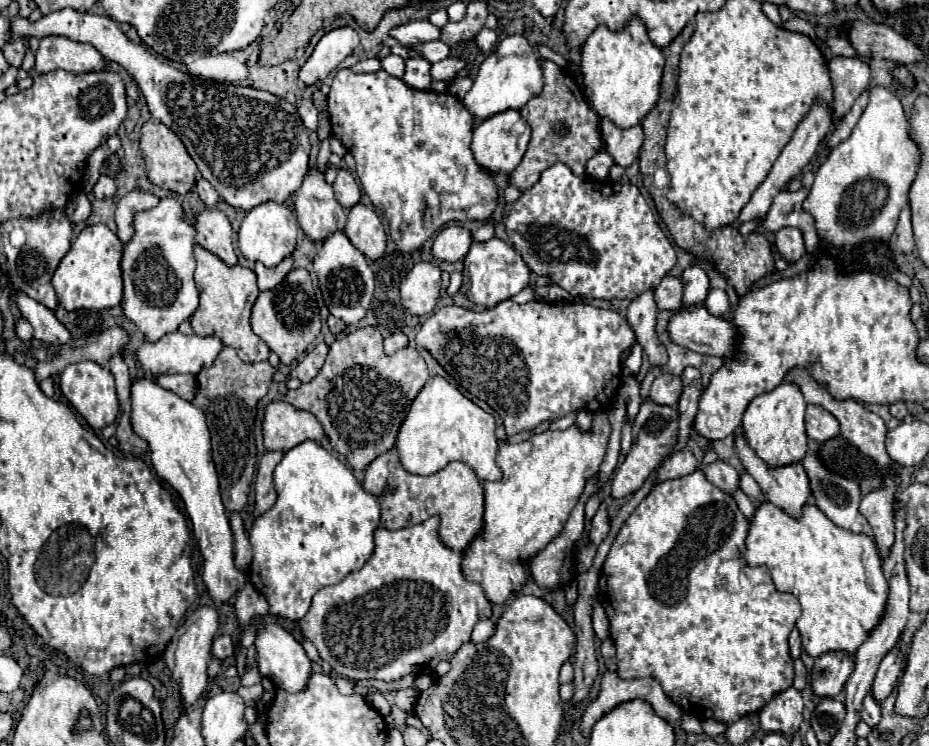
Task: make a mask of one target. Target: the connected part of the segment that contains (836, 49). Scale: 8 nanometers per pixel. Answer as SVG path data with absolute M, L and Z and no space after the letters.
M826 38L828 40L828 44L830 44L830 52L832 54L836 54L836 56L858 56L858 58L862 58L864 62L870 62L866 56L860 56L848 42L844 42L842 38Z

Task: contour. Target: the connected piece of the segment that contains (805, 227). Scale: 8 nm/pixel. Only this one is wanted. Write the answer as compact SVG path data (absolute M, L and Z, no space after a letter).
M800 188L798 192L782 190L774 198L770 212L766 214L762 226L770 232L778 232L780 228L786 228L786 226L800 228L804 234L804 242L806 242L808 252L816 252L820 248L820 240L816 236L812 216L808 212L804 212L804 208L802 208L802 202L806 196L808 196L806 188Z

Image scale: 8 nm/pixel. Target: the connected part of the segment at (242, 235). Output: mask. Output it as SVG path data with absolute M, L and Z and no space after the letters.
M264 202L252 208L238 232L238 248L248 262L262 262L266 266L276 266L284 258L292 256L298 240L298 220L296 214L286 204Z

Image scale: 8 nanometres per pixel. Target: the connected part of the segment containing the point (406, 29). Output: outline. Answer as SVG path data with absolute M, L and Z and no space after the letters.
M412 20L400 26L394 26L390 32L390 38L398 40L404 46L416 46L422 42L432 42L440 38L440 30L430 24L428 20Z

